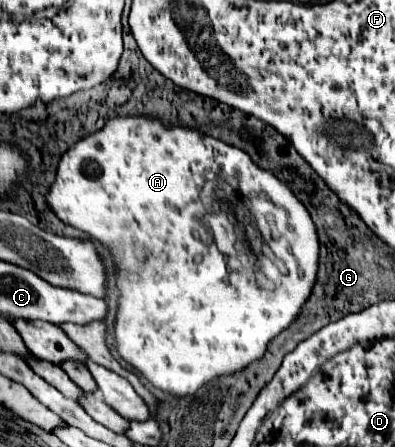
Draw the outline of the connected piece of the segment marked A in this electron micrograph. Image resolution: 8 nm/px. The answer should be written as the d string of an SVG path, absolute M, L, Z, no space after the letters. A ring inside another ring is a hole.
M118 116L118 118L112 118L112 120L106 122L106 126L100 132L94 132L94 134L82 138L74 148L70 148L60 158L56 182L52 184L46 200L48 200L50 208L54 210L54 214L64 224L74 226L74 228L90 234L90 238L96 238L96 240L104 242L104 245L110 249L116 267L117 287L122 292L120 306L118 306L118 316L116 316L116 344L118 344L116 348L118 348L118 354L126 362L130 362L138 372L144 372L144 376L156 388L172 394L172 396L194 394L198 388L202 388L204 384L208 384L212 378L238 372L238 370L246 368L250 362L262 358L268 342L274 336L278 336L284 328L288 328L290 322L294 322L294 318L300 314L300 308L308 300L308 296L312 292L312 286L314 286L314 280L316 280L316 270L318 270L318 238L316 238L314 224L312 224L310 214L304 208L304 204L298 198L294 198L292 190L284 182L280 182L272 172L258 168L250 160L250 156L246 152L242 152L242 150L238 150L234 146L228 146L222 140L216 140L212 136L206 136L206 134L200 134L196 130L190 130L190 128L164 126L160 120L146 118L146 116ZM220 176L232 176L229 179L236 179L234 188L238 192L238 208L234 215L237 219L237 225L243 227L246 232L250 248L258 260L256 268L266 270L266 274L270 274L270 278L274 278L274 301L265 301L265 296L257 296L257 287L255 284L252 287L247 287L249 283L246 282L241 282L240 284L242 274L232 274L230 271L244 270L240 260L235 256L231 256L230 266L228 266L226 256L219 251L214 241L210 224L204 219L204 208L202 208L202 202L200 202L199 198L200 192L206 180L220 178Z

